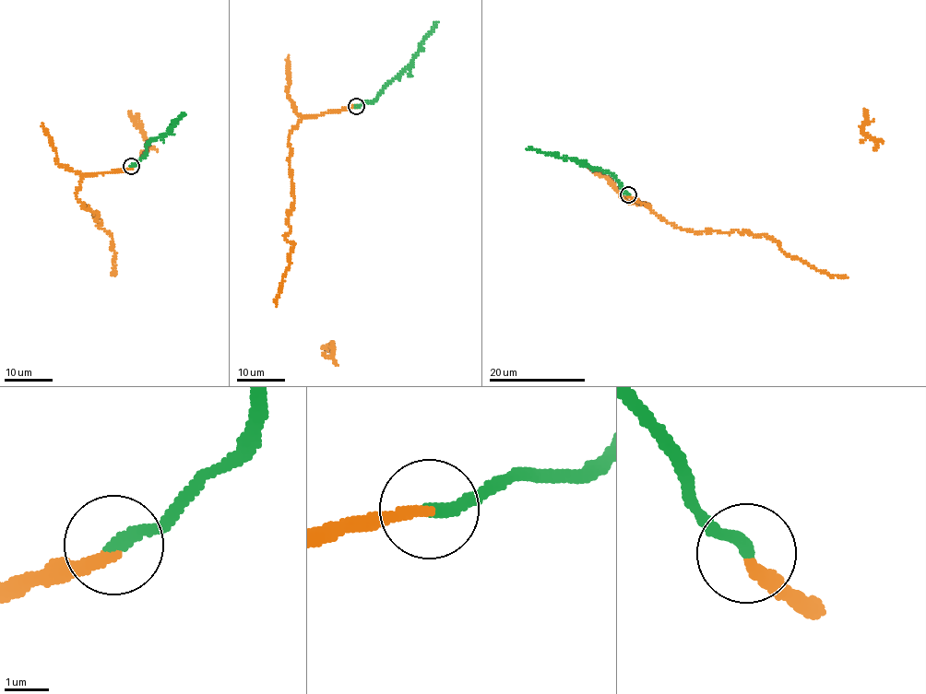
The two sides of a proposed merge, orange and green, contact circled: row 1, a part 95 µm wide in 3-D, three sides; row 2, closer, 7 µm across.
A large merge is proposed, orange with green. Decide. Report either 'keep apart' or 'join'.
join

